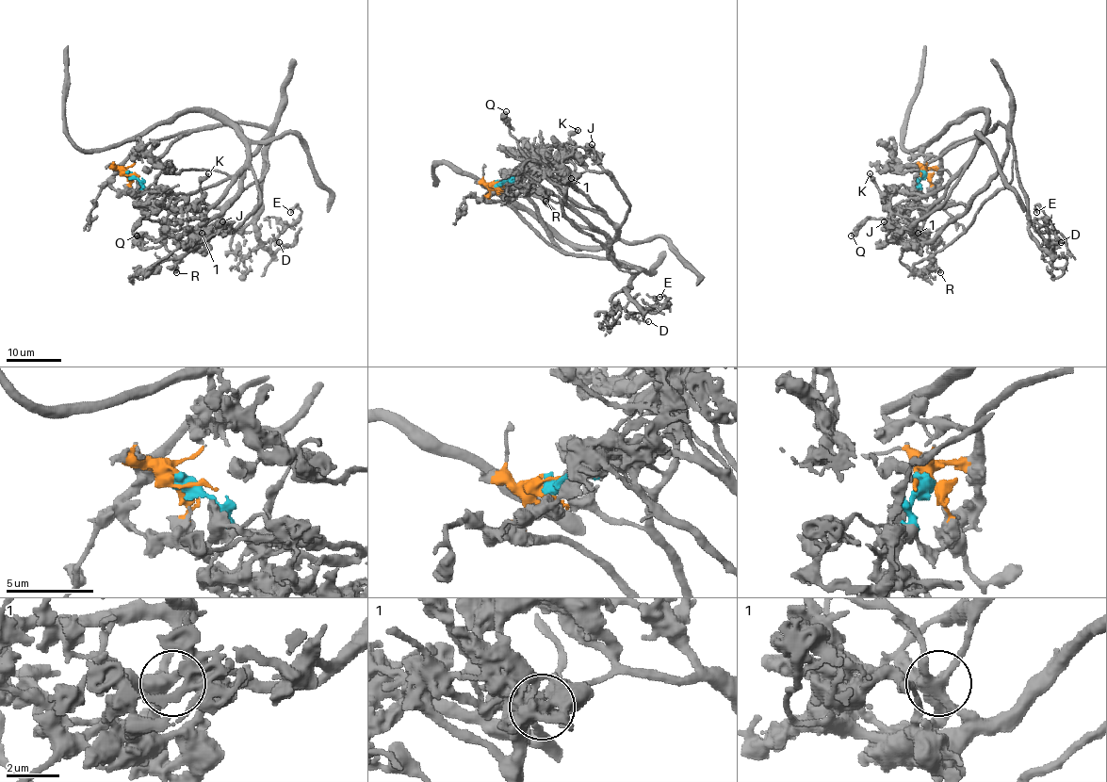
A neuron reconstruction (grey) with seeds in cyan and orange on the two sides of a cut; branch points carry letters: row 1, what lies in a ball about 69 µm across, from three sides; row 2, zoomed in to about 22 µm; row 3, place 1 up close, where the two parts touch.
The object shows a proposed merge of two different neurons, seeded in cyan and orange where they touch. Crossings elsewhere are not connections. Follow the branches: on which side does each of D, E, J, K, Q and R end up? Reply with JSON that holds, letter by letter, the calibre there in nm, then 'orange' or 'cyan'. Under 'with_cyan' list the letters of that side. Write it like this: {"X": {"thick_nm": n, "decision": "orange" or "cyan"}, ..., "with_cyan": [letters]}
{"D": {"thick_nm": 240, "decision": "orange"}, "E": {"thick_nm": 240, "decision": "orange"}, "J": {"thick_nm": 650, "decision": "cyan"}, "K": {"thick_nm": 280, "decision": "orange"}, "Q": {"thick_nm": 360, "decision": "cyan"}, "R": {"thick_nm": 380, "decision": "orange"}, "with_cyan": ["J", "Q"]}

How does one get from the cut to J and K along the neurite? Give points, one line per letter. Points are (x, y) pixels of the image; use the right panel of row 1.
J: (922, 173), (916, 198), (926, 197), (964, 170), (942, 203), (908, 229), (898, 230), (884, 221)
K: (922, 175), (937, 167), (952, 143), (1000, 123), (1006, 131), (1000, 171), (929, 239), (886, 203), (870, 173)

